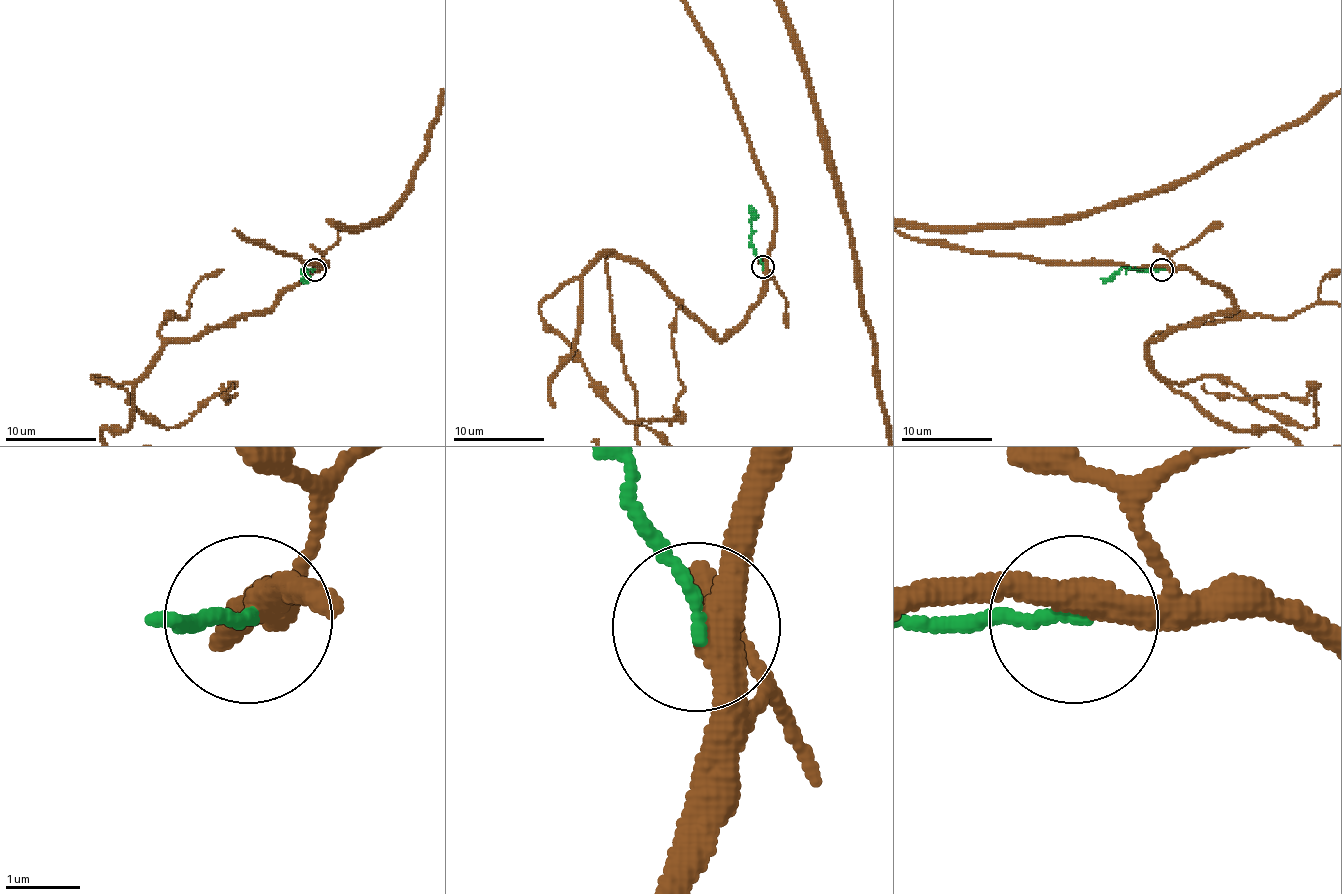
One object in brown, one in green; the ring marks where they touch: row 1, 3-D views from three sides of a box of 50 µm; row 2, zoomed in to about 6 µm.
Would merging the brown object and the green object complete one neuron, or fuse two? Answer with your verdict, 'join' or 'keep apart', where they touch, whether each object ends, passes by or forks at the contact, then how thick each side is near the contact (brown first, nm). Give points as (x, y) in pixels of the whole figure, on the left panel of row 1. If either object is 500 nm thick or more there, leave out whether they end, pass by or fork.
keep apart; place (314, 270); brown passes by; green ends; calibres 400 and 160 nm

